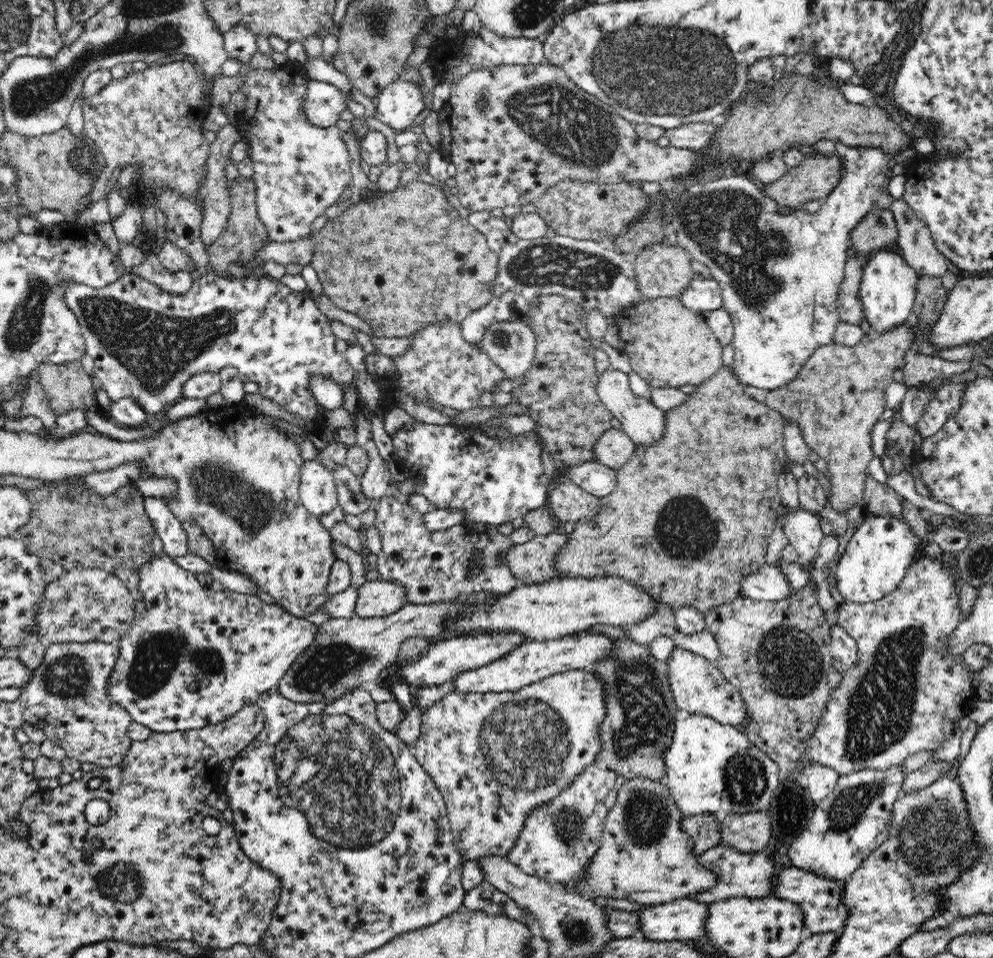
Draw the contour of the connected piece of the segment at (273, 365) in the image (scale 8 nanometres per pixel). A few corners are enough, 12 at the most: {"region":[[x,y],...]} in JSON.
{"region":[[269,275],[172,294],[60,280],[110,401],[150,419],[235,366],[324,425],[350,385],[308,290]]}

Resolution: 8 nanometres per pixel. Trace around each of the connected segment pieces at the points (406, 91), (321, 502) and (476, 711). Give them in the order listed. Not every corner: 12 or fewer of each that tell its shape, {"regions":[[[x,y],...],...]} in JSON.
{"regions":[[[398,78],[374,99],[375,118],[405,131],[424,108],[420,88]],[[304,461],[299,500],[312,516],[339,505],[333,472]],[[591,670],[448,693],[416,760],[464,861],[600,752]]]}

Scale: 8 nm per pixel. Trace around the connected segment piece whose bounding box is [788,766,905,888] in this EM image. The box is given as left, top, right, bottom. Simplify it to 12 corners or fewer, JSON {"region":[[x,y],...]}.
{"region":[[900,767],[839,777],[788,848],[838,883],[891,833]]}

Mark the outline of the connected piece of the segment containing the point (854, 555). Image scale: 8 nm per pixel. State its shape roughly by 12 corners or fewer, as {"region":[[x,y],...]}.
{"region":[[865,518],[836,562],[845,603],[891,595],[921,554],[906,521]]}

